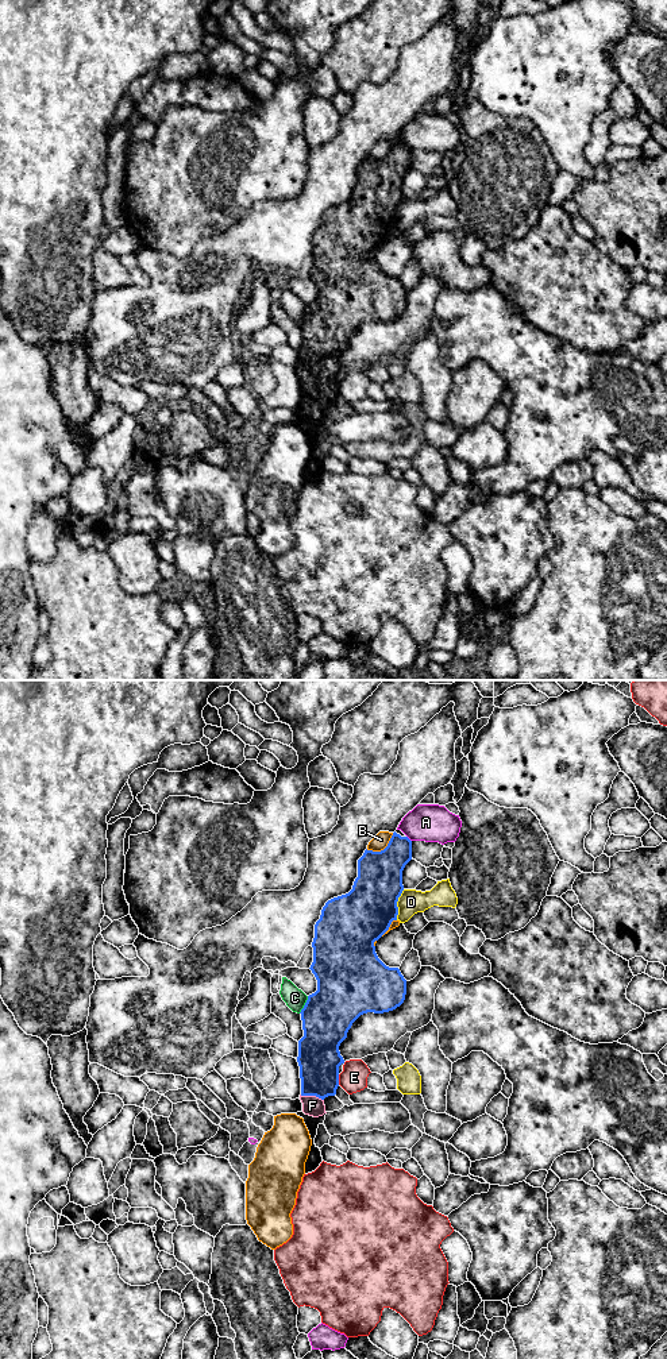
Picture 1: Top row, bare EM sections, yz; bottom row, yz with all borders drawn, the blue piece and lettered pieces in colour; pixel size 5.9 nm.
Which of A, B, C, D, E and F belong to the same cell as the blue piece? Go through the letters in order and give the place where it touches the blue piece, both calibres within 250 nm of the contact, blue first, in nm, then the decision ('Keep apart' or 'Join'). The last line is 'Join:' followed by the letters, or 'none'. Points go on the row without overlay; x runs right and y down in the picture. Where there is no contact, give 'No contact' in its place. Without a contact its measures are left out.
A: Touches blue at yz (408, 147). Thickness 240 nm (blue) against 220 nm. Keep apart
B: Touches blue at yz (384, 158). Thickness 280 nm (blue) against 90 nm. Keep apart
C: Touches blue at yz (305, 313). Thickness 340 nm (blue) against 120 nm. Keep apart
D: Touches blue at yz (396, 213). Thickness 340 nm (blue) against 150 nm. Keep apart
E: Touches blue at yz (338, 389). Thickness 260 nm (blue) against 160 nm. Keep apart
F: Touches blue at yz (312, 404). Thickness 260 nm (blue) against 120 nm. Join
Join: F

